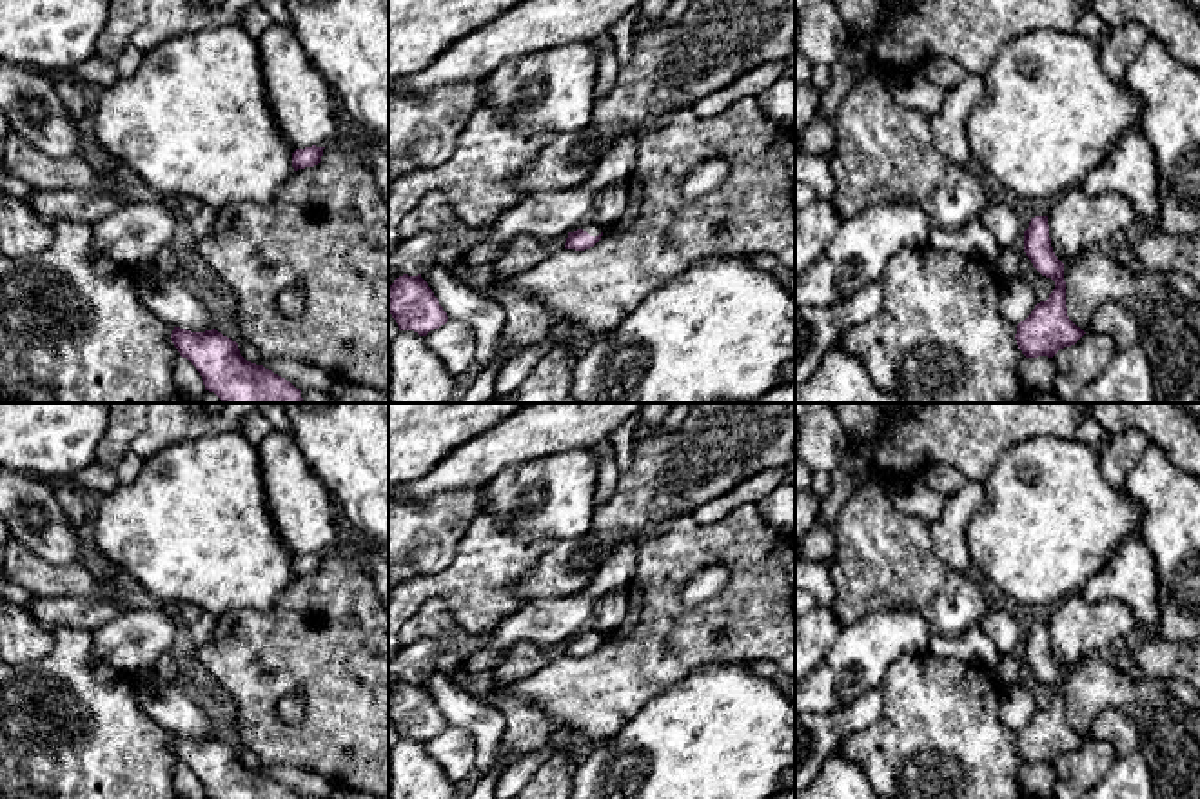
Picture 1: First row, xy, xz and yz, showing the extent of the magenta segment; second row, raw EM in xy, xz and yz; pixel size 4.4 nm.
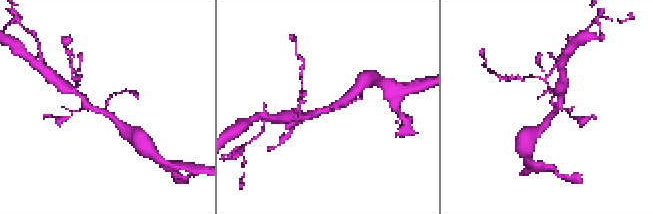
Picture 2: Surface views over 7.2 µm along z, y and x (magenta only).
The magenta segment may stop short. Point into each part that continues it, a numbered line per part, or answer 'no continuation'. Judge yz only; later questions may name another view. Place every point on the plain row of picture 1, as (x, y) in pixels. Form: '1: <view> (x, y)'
no continuation

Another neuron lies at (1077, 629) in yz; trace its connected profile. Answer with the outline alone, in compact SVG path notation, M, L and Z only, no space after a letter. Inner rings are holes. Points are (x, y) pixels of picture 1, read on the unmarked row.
M1077 592L1057 605L1048 632L1053 659L1066 672L1087 656L1109 656L1135 634L1135 614L1120 601L1089 603Z

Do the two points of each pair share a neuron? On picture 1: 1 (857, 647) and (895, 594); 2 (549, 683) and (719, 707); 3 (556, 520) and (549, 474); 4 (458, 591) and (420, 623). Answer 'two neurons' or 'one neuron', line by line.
1: two neurons
2: two neurons
3: one neuron
4: two neurons

